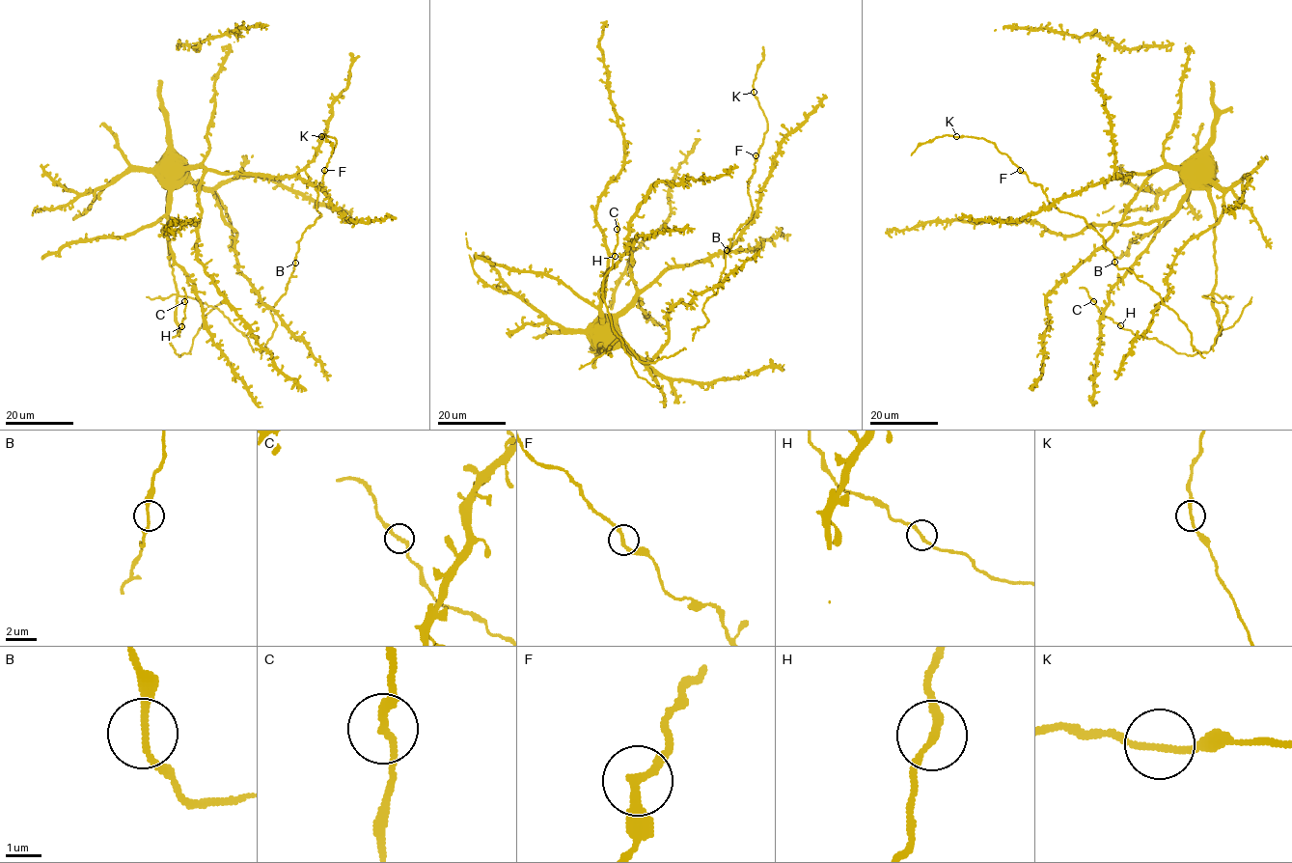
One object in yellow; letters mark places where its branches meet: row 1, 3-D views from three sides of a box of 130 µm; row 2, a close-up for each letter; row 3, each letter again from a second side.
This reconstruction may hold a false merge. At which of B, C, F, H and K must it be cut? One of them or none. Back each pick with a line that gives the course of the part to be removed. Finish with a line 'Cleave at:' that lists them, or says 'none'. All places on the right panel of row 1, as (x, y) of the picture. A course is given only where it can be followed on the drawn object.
Cleave at: none

